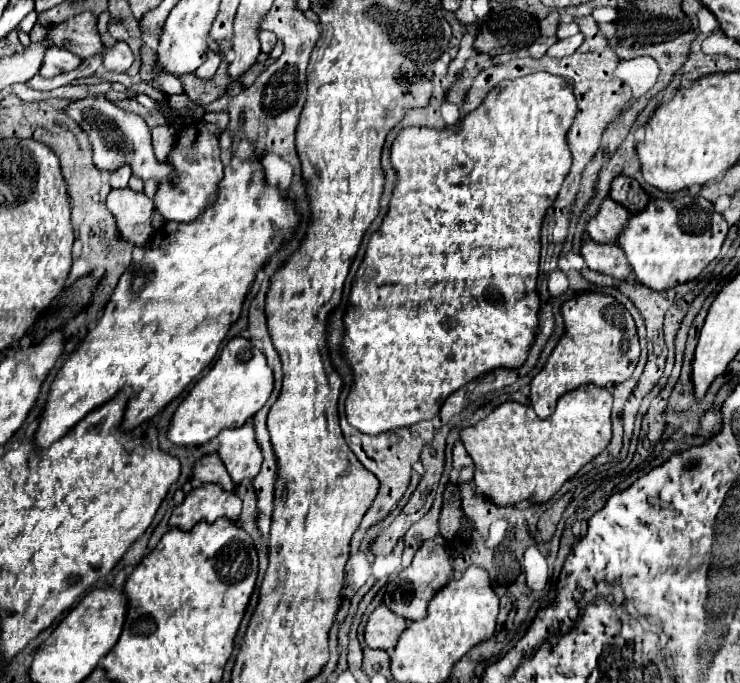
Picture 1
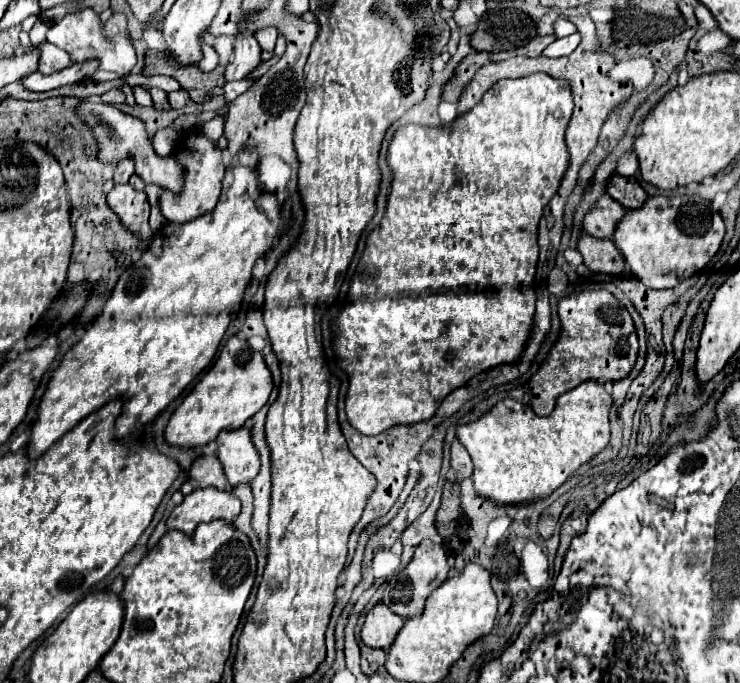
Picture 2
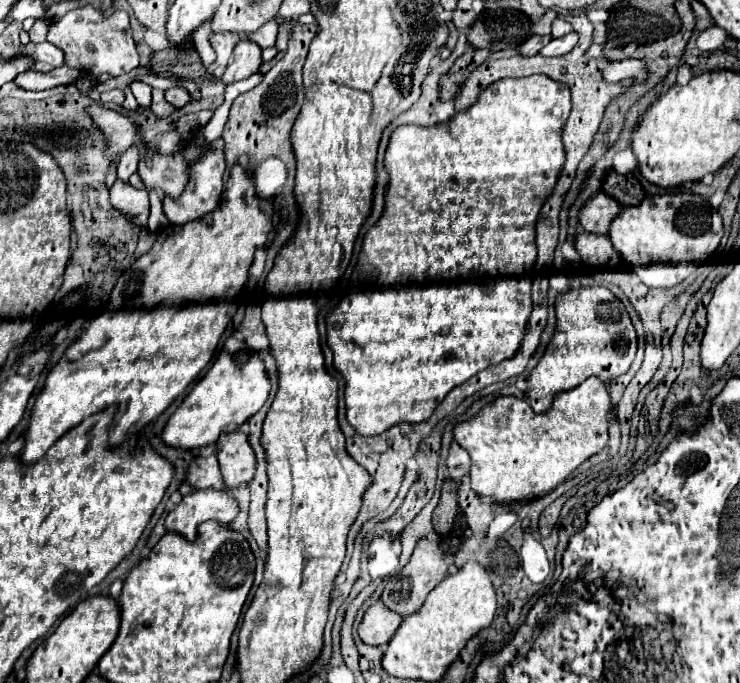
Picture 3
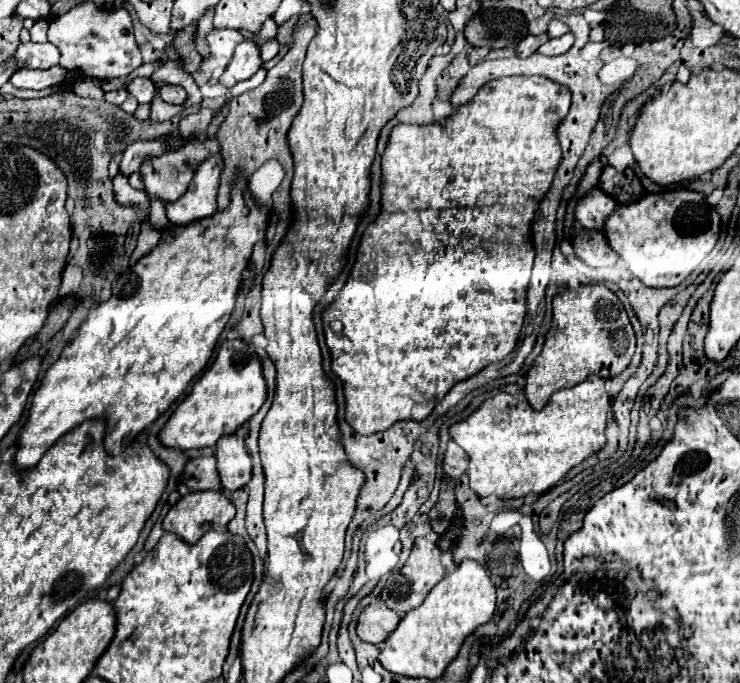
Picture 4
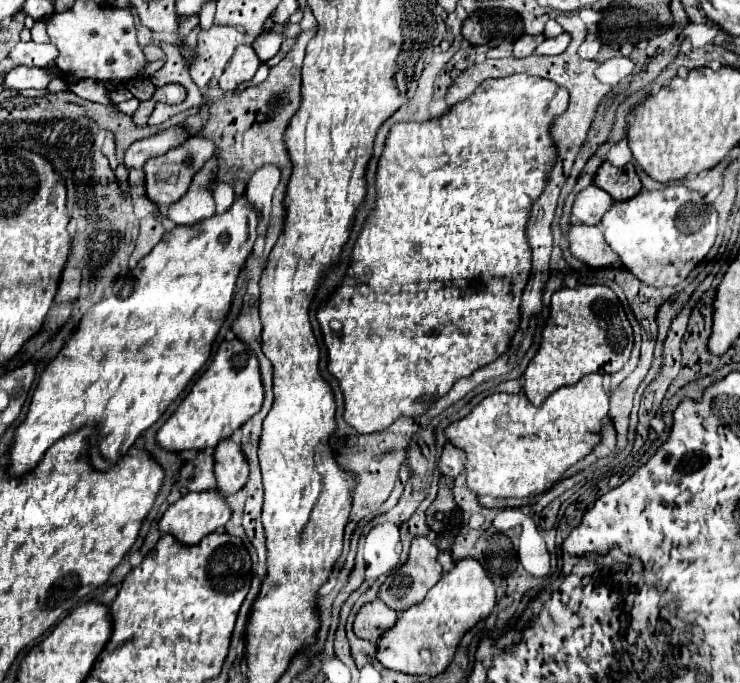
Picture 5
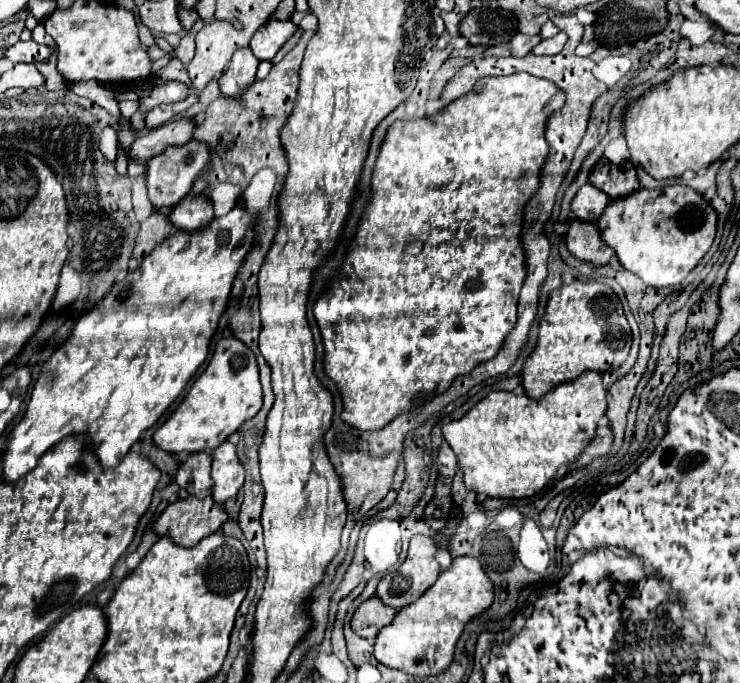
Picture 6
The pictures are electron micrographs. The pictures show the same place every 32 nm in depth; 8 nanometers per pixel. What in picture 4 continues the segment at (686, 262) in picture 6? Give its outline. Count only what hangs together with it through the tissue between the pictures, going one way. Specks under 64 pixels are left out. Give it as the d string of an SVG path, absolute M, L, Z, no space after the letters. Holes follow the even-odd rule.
M688 188L676 190L660 190L660 192L644 192L638 200L628 204L618 204L612 214L604 220L604 236L614 252L630 266L630 270L652 288L668 288L678 286L686 278L686 254L708 254L720 236L720 216L714 206L706 204L700 192L692 192Z

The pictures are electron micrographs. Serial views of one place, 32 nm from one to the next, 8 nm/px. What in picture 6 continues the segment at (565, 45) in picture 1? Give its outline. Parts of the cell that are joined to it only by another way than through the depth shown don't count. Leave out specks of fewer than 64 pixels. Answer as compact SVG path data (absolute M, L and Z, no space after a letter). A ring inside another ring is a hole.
M558 32L556 36L552 36L548 40L542 40L538 46L534 46L532 54L556 54L556 52L560 52L564 48L564 44L566 44L564 32Z

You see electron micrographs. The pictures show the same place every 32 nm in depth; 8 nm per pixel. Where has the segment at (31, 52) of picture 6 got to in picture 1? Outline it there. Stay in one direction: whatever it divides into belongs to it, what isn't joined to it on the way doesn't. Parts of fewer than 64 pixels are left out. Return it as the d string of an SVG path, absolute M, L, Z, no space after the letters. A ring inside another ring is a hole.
M50 46L50 48L46 48L46 52L44 52L44 60L42 60L40 74L46 76L46 78L50 78L50 76L56 76L56 74L60 74L60 72L74 70L80 62L82 62L82 60L76 60L68 50Z

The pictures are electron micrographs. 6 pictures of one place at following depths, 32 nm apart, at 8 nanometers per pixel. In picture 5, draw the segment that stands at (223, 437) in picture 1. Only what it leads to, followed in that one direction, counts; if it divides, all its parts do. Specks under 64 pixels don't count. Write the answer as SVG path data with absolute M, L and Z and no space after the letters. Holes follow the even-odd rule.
M230 438L218 444L218 452L214 450L214 458L216 454L218 460L214 460L214 478L218 484L218 494L220 498L228 498L246 484L248 464L244 460L244 454L240 452L240 444Z

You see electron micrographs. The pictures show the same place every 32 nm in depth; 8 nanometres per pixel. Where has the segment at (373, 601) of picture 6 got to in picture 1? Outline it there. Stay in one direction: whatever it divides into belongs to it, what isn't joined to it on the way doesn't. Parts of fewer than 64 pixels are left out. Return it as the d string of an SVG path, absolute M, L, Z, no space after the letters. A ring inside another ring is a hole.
M380 604L368 616L368 622L364 628L364 642L370 648L386 650L390 654L404 628L406 628L406 620L402 616L396 616L394 612L390 612L384 604Z

